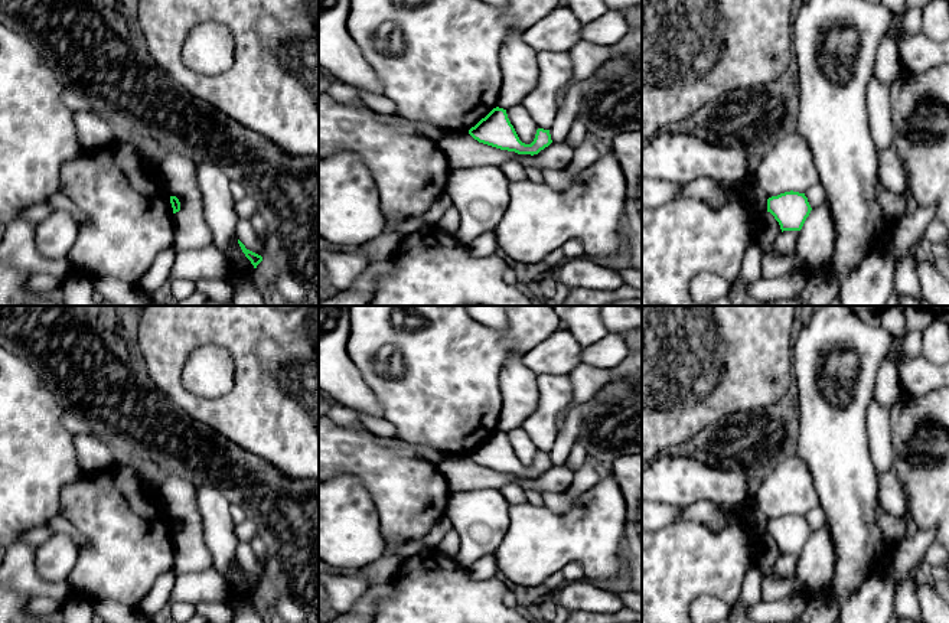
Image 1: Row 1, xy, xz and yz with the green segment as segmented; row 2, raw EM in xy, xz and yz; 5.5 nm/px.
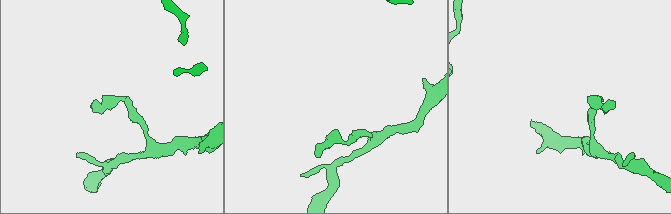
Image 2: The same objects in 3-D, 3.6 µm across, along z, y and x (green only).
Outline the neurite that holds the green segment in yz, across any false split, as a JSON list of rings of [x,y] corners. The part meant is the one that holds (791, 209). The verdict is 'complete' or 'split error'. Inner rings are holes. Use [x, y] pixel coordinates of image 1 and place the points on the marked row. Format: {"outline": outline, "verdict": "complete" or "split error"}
{"outline": [[[785,192],[767,199],[767,212],[779,222],[783,231],[800,231],[812,208],[805,193]]], "verdict": "complete"}

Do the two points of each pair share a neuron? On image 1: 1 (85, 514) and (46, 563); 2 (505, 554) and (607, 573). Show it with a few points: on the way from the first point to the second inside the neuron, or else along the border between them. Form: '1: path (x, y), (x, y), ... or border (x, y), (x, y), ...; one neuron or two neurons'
1: border (78, 547), (77, 564), (67, 579); two neurons
2: path (531, 553), (581, 553); one neuron

